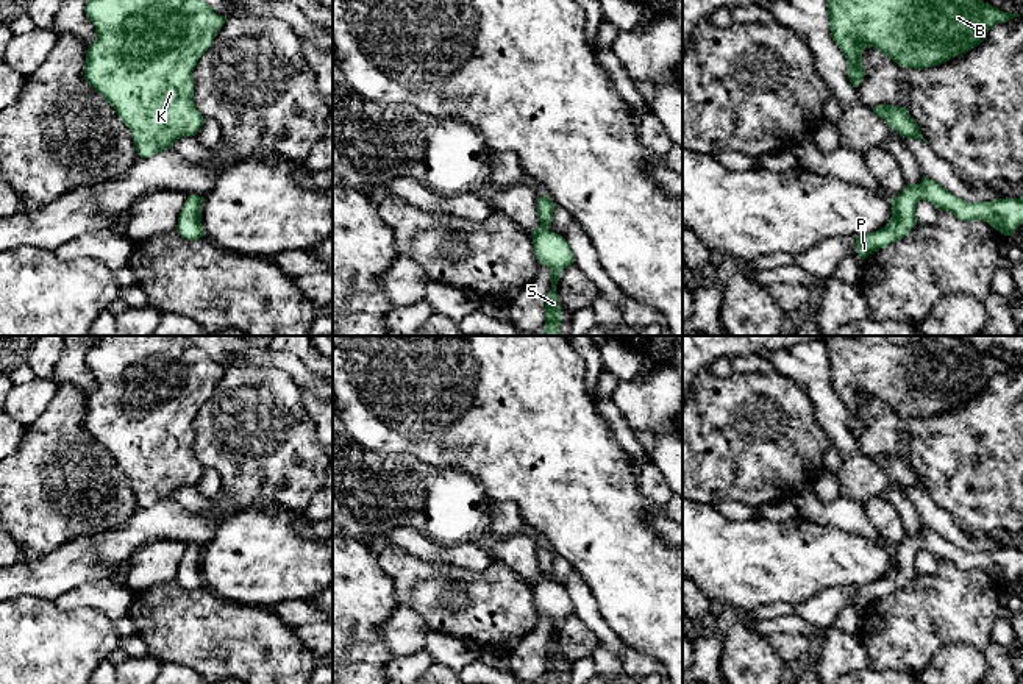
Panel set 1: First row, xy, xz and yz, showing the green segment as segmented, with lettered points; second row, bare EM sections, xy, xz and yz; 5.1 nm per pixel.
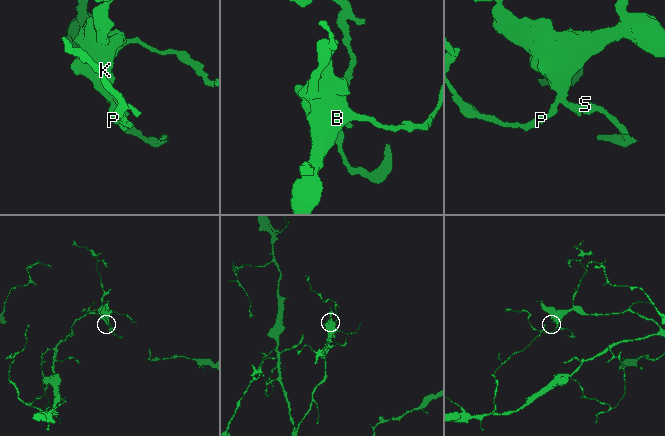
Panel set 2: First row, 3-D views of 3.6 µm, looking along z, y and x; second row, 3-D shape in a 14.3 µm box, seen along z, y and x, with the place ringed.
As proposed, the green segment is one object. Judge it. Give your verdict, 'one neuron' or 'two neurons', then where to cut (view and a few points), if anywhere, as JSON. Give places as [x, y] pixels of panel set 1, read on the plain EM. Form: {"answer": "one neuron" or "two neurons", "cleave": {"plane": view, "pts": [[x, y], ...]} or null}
{"answer": "one neuron", "cleave": null}

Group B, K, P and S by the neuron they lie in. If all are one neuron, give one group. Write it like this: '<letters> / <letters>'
B K P S

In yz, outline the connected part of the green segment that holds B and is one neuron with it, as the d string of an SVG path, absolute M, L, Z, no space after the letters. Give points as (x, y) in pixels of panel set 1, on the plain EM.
M831 336L826 348L831 387L847 408L853 437L865 426L862 403L867 397L878 398L901 417L925 419L970 401L986 389L993 375L1020 367L956 336L926 336L904 347L892 344L889 336Z

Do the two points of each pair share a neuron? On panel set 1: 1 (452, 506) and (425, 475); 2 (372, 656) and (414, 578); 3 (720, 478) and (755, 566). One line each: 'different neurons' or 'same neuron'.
1: same neuron
2: different neurons
3: different neurons

